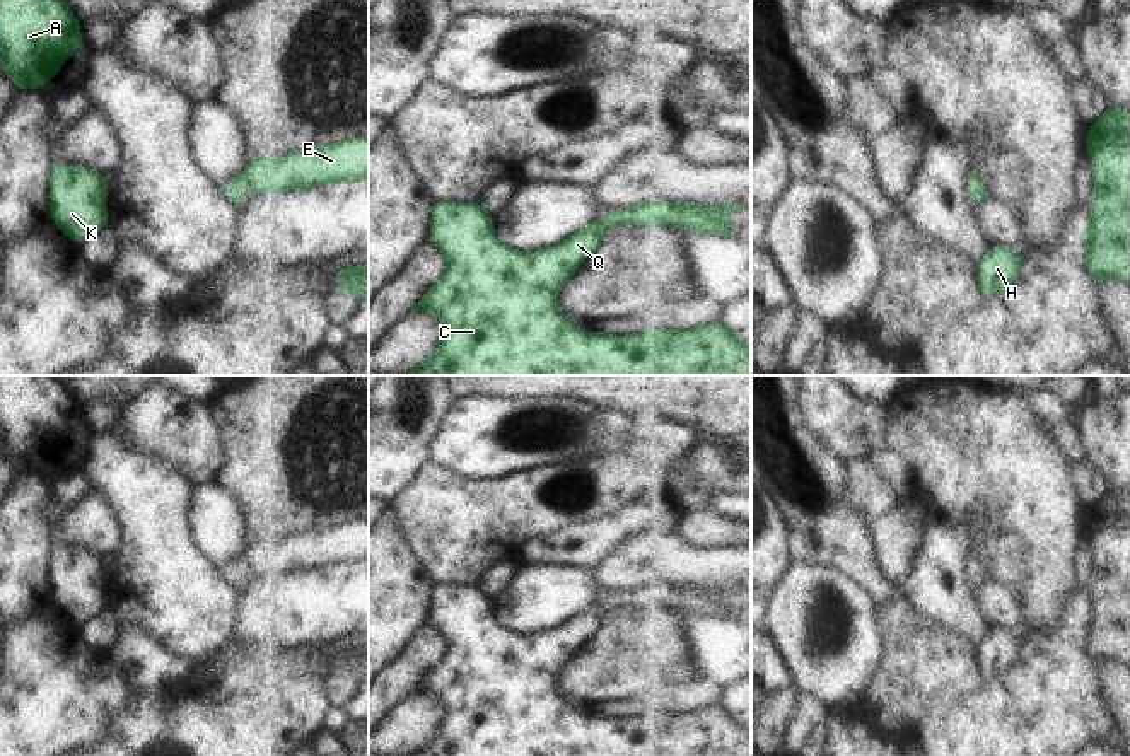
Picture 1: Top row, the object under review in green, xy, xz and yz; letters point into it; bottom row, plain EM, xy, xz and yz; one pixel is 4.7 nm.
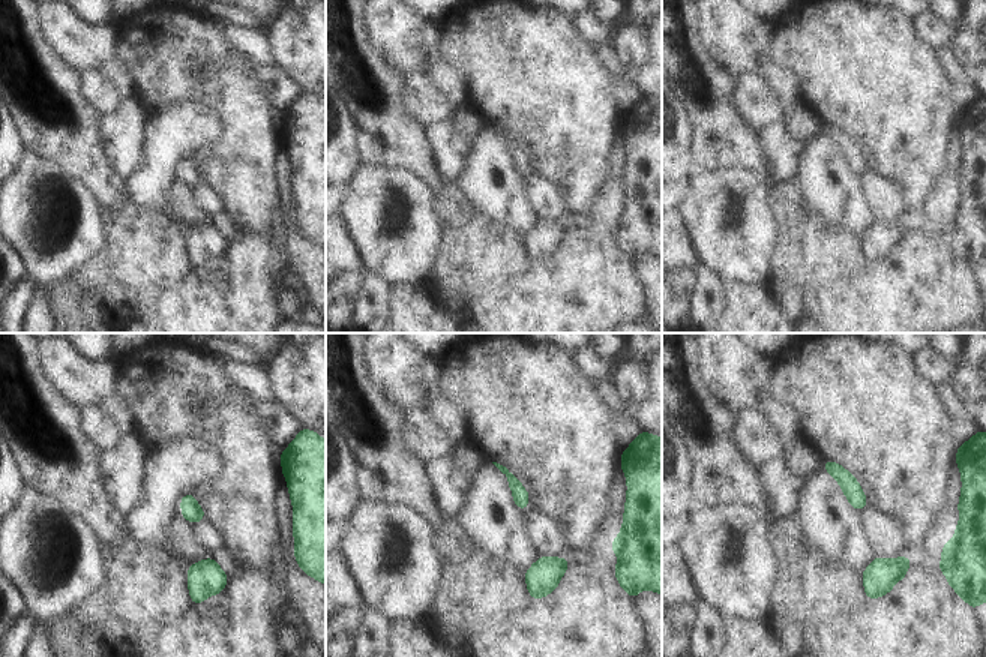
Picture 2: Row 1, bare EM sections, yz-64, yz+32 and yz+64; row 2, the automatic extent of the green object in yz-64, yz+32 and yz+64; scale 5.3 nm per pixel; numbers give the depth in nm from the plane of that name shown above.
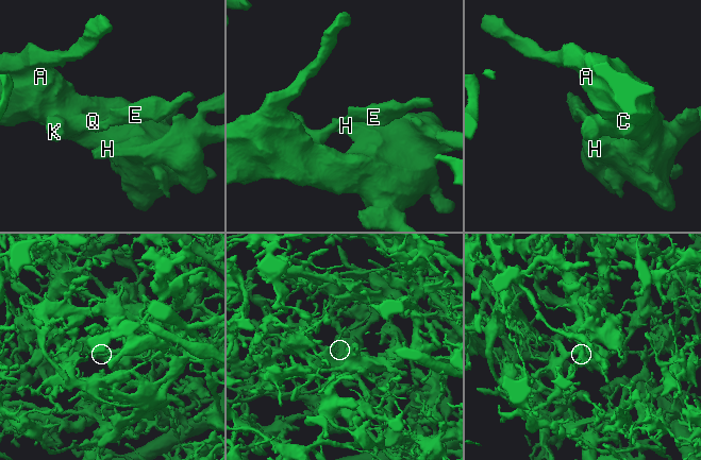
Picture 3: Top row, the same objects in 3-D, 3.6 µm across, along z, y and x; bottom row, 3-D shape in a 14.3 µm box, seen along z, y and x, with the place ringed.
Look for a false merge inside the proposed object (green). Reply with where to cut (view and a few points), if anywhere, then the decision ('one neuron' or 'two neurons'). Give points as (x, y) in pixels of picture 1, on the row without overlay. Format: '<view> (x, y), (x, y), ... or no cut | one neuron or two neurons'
no cut | one neuron

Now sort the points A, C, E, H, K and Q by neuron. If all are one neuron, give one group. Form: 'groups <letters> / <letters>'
groups A C E H K Q

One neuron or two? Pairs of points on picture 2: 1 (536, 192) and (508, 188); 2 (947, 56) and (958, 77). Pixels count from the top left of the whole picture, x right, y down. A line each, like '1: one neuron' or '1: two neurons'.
1: two neurons
2: one neuron

